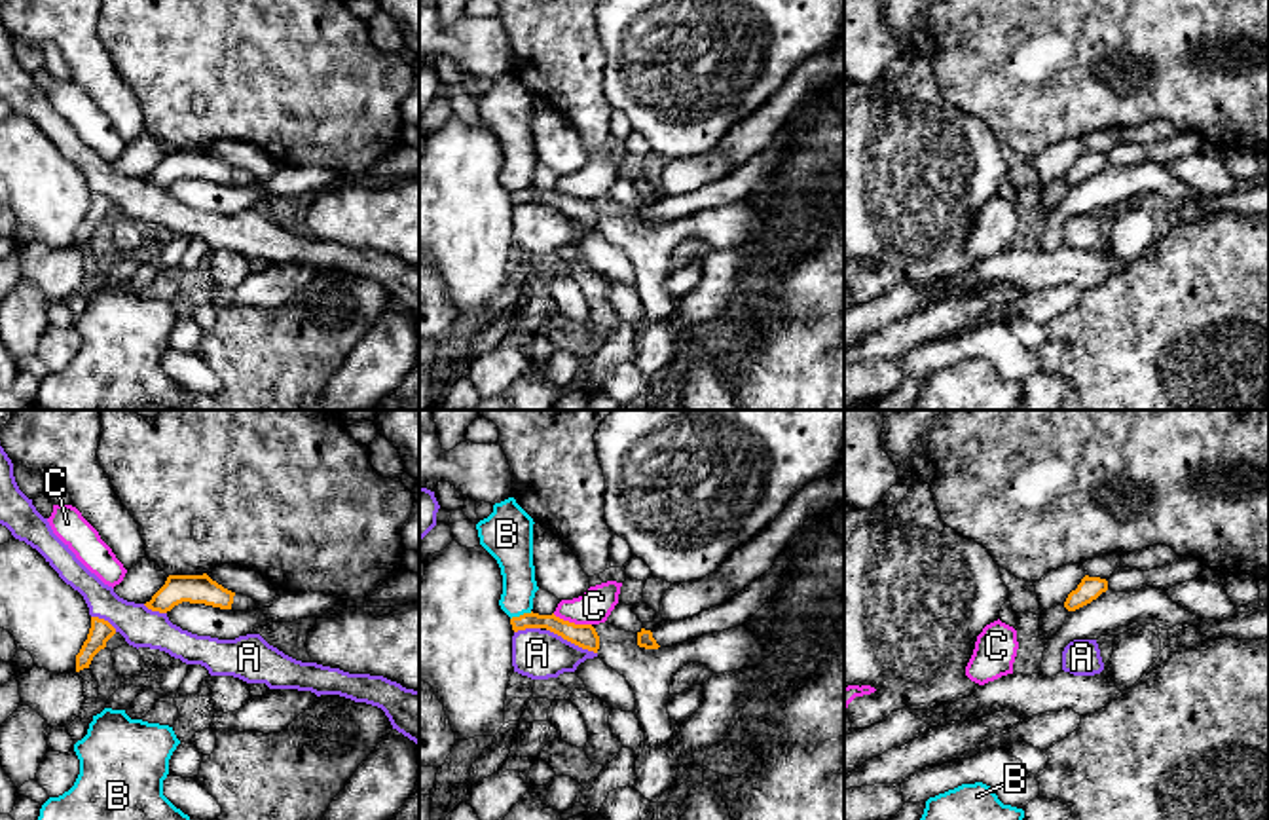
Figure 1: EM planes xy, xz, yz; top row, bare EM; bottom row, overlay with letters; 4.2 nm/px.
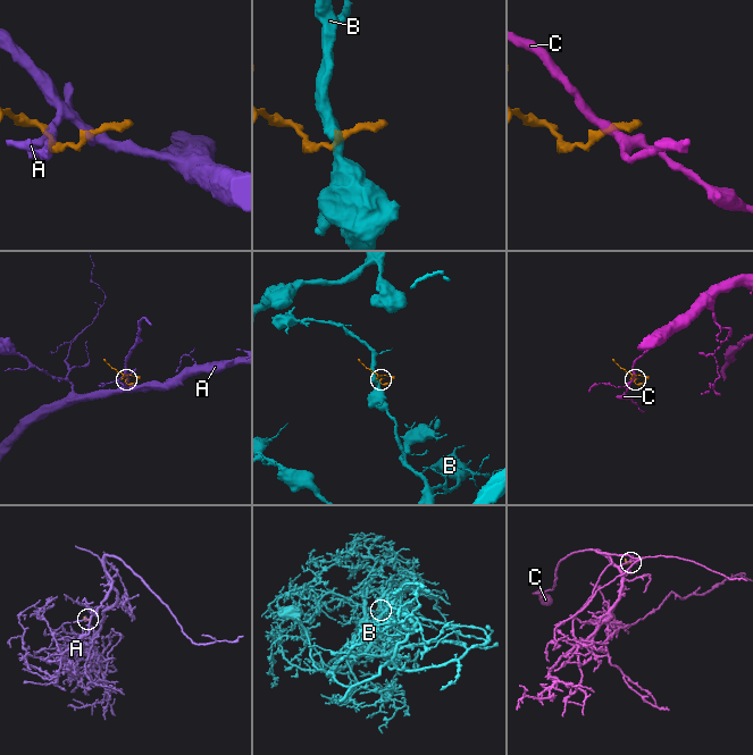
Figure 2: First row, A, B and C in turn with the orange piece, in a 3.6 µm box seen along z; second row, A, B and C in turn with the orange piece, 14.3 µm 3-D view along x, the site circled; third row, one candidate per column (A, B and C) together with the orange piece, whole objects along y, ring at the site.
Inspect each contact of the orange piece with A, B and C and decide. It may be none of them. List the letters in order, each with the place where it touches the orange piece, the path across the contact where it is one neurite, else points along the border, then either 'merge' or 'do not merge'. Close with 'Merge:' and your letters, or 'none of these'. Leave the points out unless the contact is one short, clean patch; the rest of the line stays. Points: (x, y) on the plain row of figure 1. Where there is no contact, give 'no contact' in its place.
A: meets orange in xz at (571, 217); border along xz (547, 204), (596, 228); do not merge
B: meets orange in xz at (520, 190); border along xz (532, 186), (511, 194); do not merge
C: meets orange in xz at (571, 198); border along xz (552, 188), (590, 200); do not merge
Merge: none of these

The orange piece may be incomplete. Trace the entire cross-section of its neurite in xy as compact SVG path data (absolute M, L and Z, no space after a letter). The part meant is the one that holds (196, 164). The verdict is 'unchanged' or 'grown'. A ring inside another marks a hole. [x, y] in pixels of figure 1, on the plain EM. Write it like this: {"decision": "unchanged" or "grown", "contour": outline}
{"decision": "grown", "contour": "M207 148L169 150L165 159L144 180L152 186L167 188L182 177L205 178L220 184L247 188L260 180L256 175L248 171L235 169L224 163L222 159L212 156Z"}

